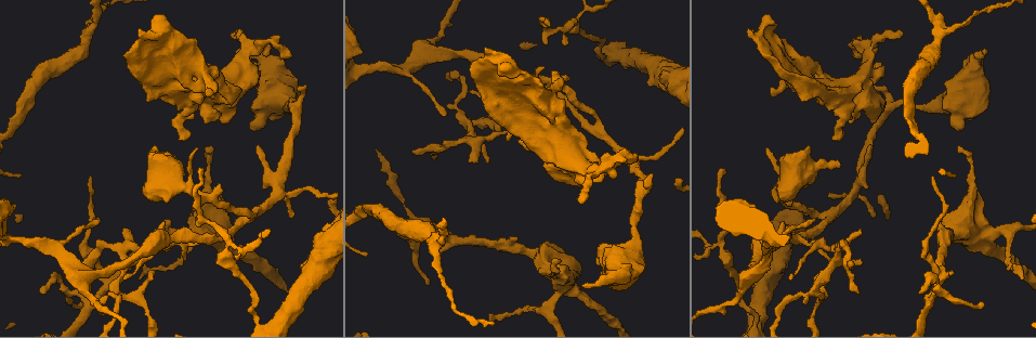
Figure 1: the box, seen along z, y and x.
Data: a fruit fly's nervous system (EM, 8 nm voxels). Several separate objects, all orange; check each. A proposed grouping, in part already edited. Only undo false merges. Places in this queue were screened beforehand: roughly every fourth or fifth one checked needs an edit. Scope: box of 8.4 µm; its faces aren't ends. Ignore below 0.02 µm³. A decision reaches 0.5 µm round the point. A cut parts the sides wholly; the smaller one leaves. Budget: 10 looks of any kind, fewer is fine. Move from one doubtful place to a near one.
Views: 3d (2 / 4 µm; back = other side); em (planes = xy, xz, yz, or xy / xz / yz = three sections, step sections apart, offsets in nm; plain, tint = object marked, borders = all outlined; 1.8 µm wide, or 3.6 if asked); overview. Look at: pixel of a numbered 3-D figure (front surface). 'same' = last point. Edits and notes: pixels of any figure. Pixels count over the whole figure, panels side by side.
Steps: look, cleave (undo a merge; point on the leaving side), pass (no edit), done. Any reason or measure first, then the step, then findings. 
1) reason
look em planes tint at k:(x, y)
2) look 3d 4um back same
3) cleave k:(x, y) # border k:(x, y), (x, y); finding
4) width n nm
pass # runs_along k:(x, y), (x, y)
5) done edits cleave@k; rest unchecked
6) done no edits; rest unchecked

branch point
look em planes tint at 1:(208, 238)

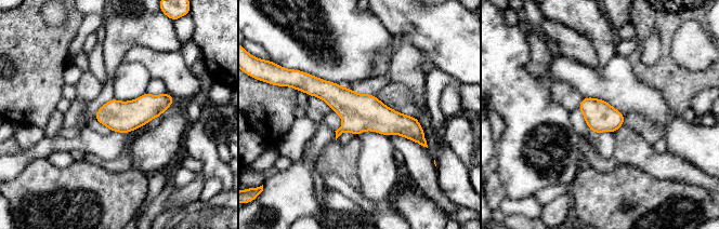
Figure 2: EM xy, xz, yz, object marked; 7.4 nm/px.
pass # runs_along 2:(301, 86), (420, 136); all the same neuron

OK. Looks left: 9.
a fork
look 3d 4um back at 1:(862, 178)

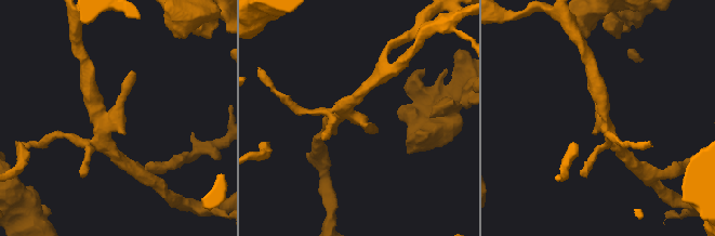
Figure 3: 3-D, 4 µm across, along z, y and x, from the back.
need the tissue
look em yz step 4 tint at 3:(606, 118)

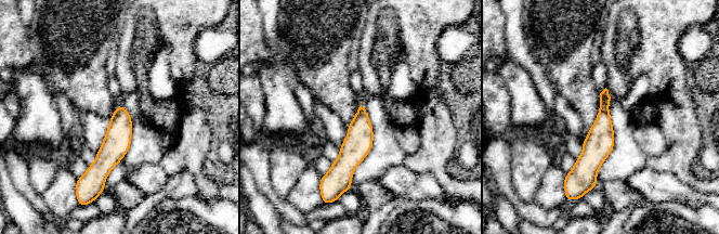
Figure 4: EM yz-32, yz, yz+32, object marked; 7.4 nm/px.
look em planes tint same

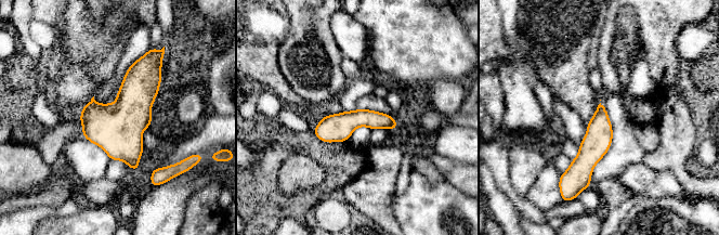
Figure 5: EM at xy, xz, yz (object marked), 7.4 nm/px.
pass # runs_along 5:(394, 125), (349, 120), (316, 130); one neuron here

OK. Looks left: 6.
thin neck
look 3d 4um at 1:(166, 32)

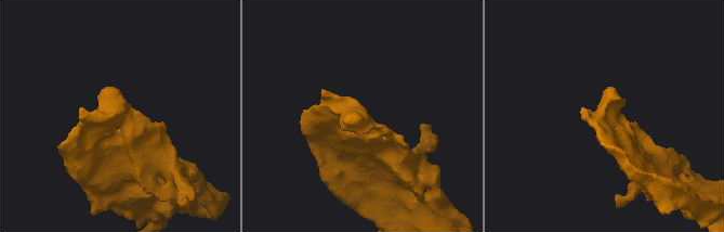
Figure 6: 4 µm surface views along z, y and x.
need the tissue
look em planes tint at 6:(606, 110)

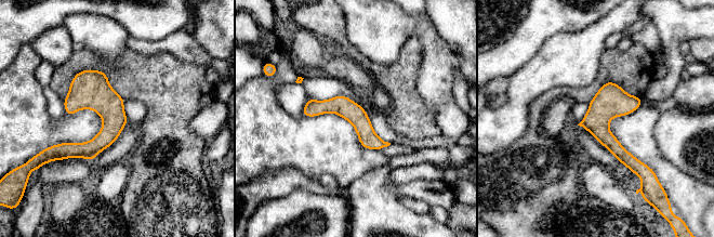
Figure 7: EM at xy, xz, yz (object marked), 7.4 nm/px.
pass # runs_along 7:(606, 86), (603, 134), (639, 168); all the same neuron

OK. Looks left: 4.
sudden change in width
look 3d 4um at 1:(551, 136)

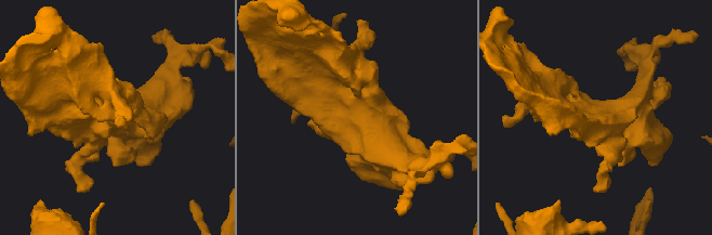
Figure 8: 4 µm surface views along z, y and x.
look em 3.6um planes borders at 8:(358, 117)

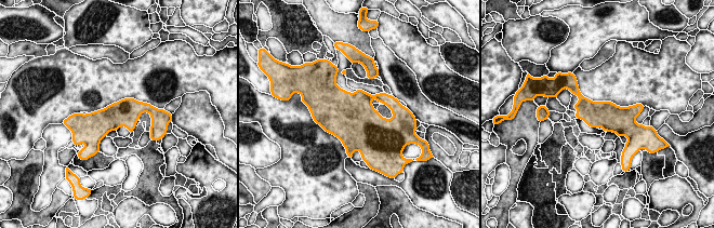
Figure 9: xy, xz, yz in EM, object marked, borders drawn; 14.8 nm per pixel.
pass # continuous, no second neuron

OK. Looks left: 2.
done no edits; rest unchecked

